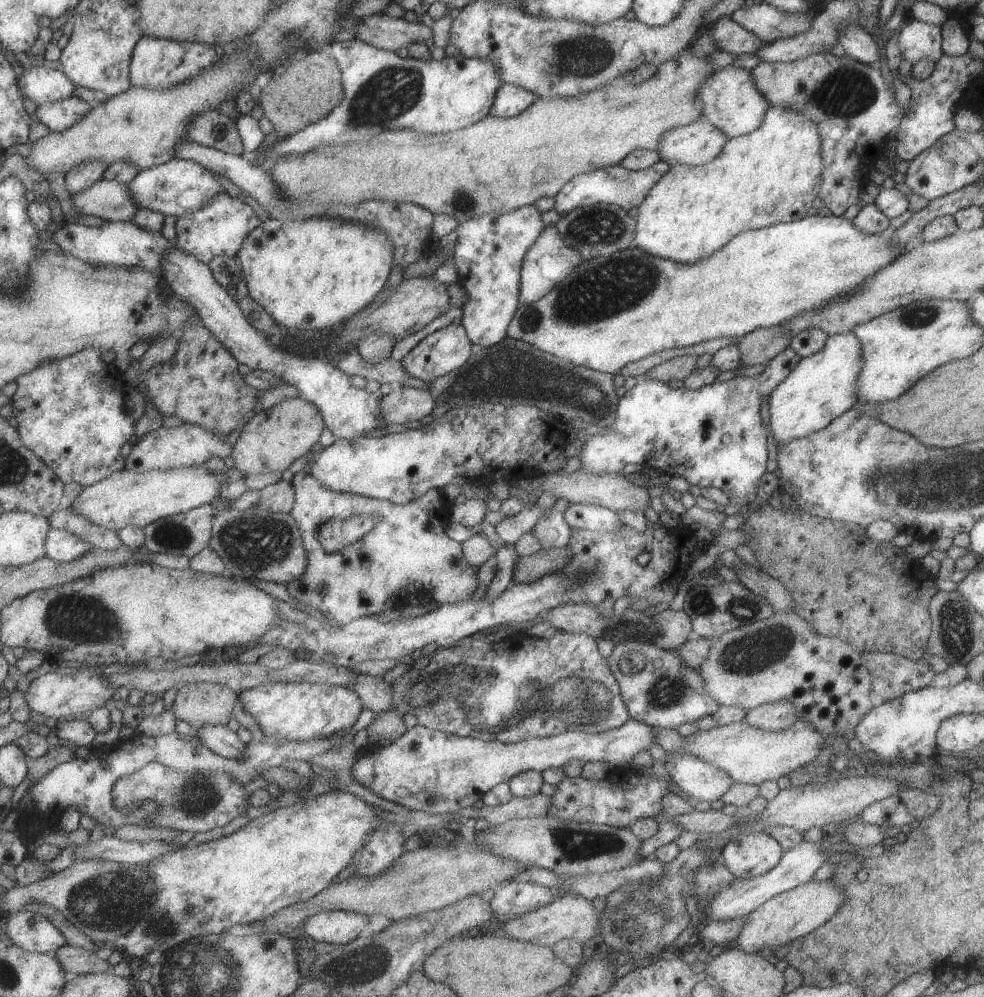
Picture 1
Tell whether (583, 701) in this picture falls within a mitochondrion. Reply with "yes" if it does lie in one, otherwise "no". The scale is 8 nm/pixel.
yes

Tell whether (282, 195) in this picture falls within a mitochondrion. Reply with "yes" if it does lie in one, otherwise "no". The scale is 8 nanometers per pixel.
no

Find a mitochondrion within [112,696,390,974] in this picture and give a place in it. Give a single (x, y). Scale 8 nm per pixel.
(195, 798)

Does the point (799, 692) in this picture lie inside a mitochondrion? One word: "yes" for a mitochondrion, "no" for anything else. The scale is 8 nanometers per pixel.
no

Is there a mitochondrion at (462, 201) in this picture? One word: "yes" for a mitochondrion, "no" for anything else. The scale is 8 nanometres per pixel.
yes

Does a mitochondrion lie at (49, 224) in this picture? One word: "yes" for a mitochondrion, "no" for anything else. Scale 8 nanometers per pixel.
no

